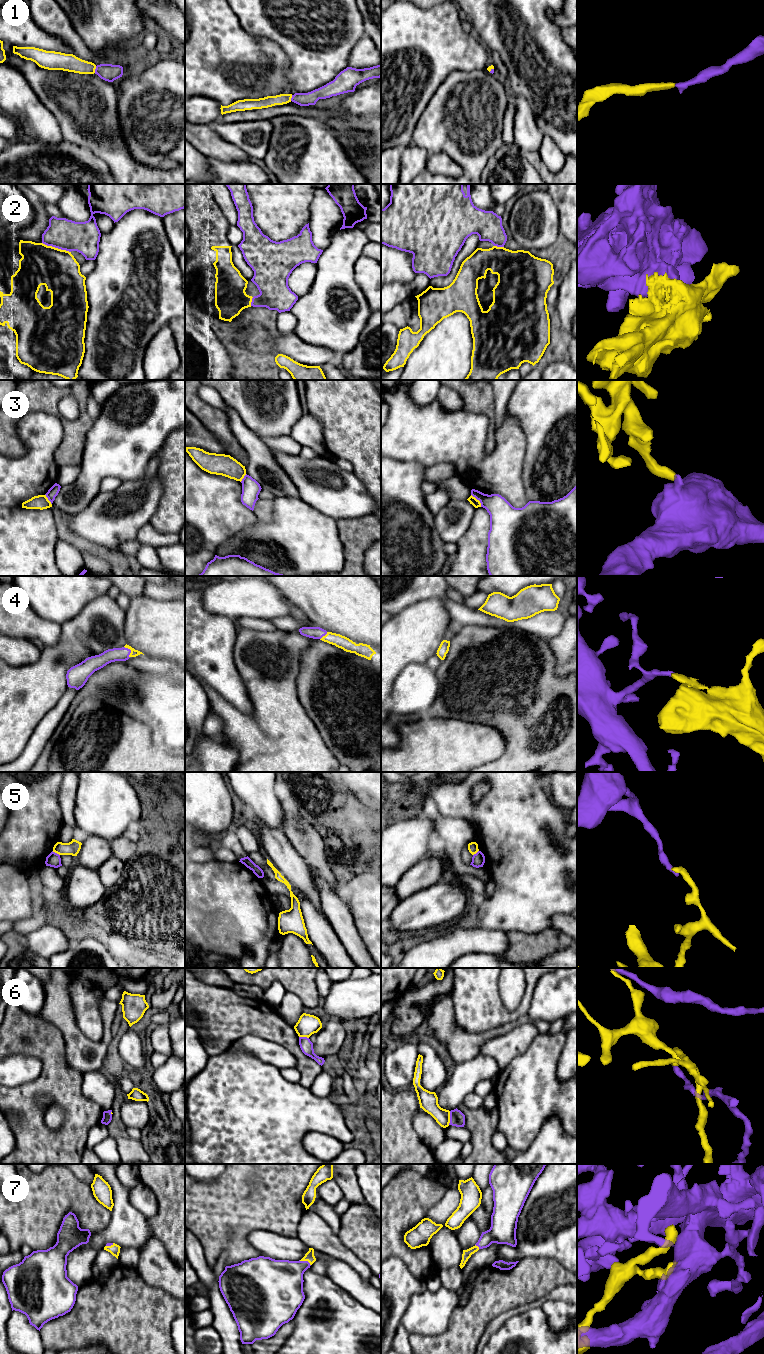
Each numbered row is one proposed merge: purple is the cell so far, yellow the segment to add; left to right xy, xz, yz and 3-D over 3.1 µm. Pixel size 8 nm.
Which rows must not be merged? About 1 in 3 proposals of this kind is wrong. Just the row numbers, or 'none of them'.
3, 5, 6

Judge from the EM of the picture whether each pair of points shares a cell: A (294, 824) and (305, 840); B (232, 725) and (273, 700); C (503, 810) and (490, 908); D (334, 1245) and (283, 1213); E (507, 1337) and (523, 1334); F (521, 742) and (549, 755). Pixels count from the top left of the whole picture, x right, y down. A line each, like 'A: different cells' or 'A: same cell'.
A: same cell
B: same cell
C: same cell
D: different cells
E: same cell
F: same cell

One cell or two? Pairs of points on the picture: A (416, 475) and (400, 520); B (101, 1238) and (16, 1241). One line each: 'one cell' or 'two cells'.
A: one cell
B: two cells

